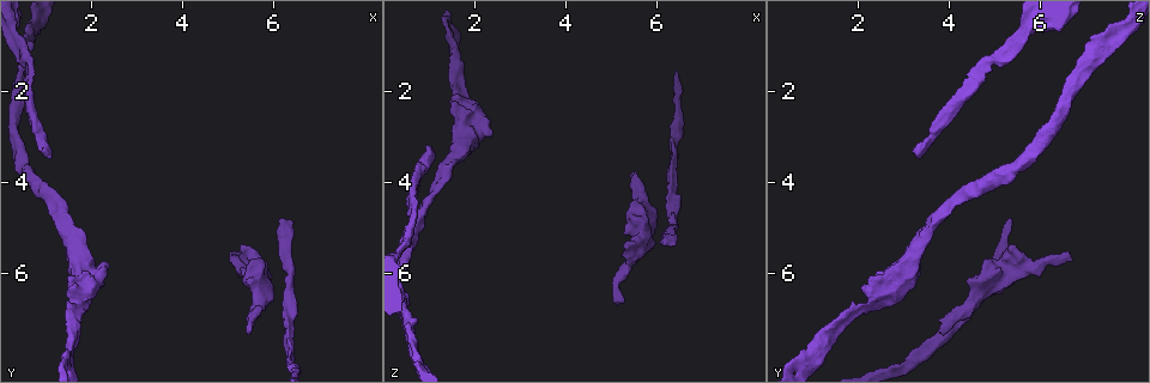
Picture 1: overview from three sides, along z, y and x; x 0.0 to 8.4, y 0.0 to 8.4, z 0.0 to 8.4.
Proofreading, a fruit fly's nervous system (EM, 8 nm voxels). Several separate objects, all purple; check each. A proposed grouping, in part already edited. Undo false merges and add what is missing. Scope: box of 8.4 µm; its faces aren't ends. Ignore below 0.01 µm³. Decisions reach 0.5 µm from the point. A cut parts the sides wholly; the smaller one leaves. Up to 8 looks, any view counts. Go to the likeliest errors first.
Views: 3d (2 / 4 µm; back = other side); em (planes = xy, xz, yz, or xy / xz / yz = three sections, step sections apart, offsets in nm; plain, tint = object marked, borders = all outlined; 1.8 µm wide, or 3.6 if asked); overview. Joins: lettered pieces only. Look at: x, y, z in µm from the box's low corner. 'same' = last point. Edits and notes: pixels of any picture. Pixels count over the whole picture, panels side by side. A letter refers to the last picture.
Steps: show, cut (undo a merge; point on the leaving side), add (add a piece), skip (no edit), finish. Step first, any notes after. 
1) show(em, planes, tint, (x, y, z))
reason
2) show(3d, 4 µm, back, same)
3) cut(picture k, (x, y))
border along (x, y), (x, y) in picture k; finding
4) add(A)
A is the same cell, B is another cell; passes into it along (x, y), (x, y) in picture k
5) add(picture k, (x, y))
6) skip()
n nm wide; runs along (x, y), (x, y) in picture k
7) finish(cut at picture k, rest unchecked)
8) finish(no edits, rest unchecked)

show(3d, 4 µm, (1.05, 3.55, 3.30))

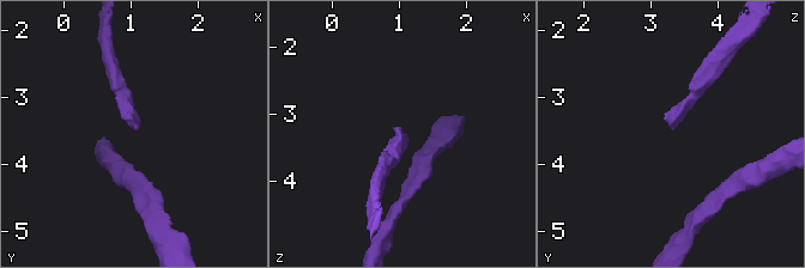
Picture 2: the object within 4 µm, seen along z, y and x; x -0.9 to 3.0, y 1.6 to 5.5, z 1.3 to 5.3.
show(em, planes, tint, (1.10, 3.50, 3.35))
shape alone is not enough

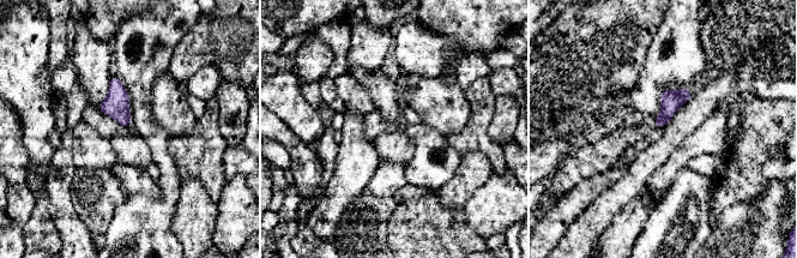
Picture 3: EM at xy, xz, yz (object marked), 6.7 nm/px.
show(em, planes, borders, same)
see the neighbours

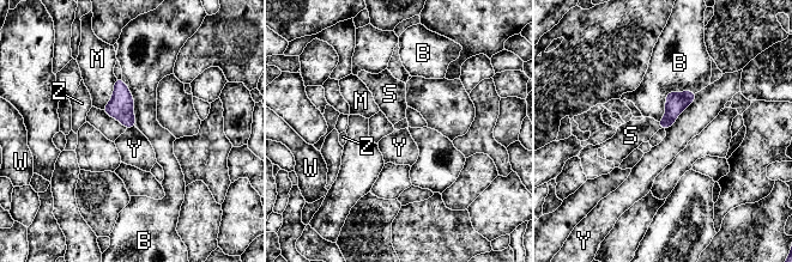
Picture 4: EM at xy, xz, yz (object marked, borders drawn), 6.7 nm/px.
add(S)
S is the same cell, B, M, W, Y and Z are other cells; passes into it along (676, 102), (659, 126), (630, 135) in picture 4; the neuron continues

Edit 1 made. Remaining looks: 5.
show(3d, 4 µm, back, (5.20, 5.70, 6.75))
free end

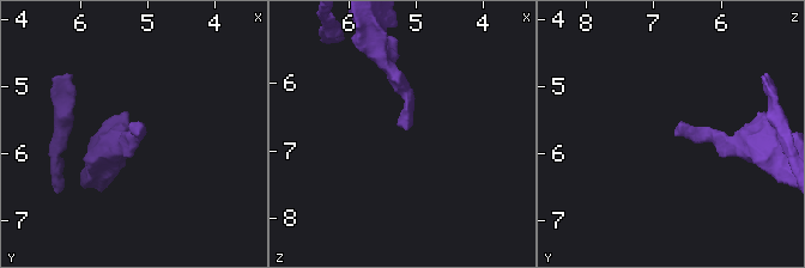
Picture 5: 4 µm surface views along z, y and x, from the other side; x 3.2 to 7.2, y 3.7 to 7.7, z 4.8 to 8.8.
show(em, planes, borders, (5.20, 5.65, 6.65))
now the EM

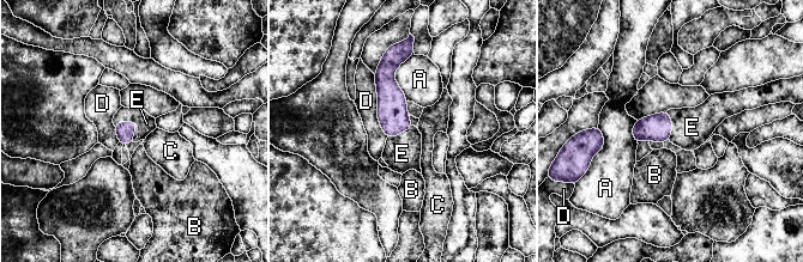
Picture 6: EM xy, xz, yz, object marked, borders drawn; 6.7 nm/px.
add(E)
120 nm wide; E is the same cell, A, B, C and D are other cells; passes into it along (125, 130), (136, 121), (146, 123) in picture 6; it goes on there

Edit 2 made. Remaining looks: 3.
show(3d, 2 µm, back, (5.50, 7.30, 3.70))
branch stops here

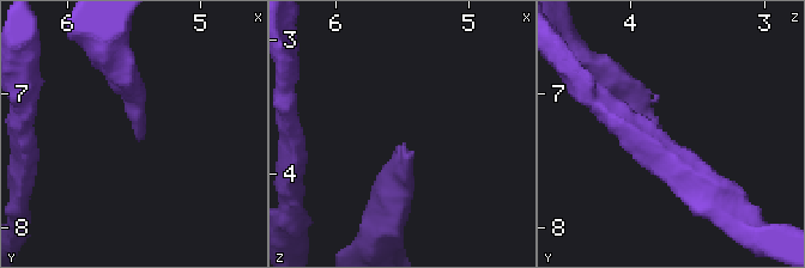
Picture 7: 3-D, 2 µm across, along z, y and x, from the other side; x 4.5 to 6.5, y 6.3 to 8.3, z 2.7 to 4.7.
show(em, 3.6 µm, planes, borders, (5.50, 7.28, 3.78))

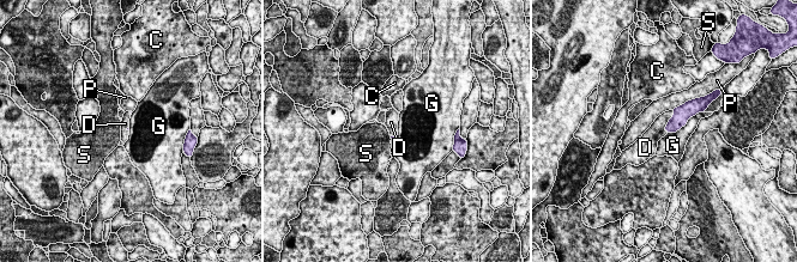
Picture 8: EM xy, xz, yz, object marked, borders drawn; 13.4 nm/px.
add(D)
D is the same cell, C, G, P and S are other cells; passes into it along (681, 114), (669, 121), (656, 132) in picture 8; it goes on there

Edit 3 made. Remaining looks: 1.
finish(add at picture 4, add at picture 6, add at picture 8, rest unchecked)

